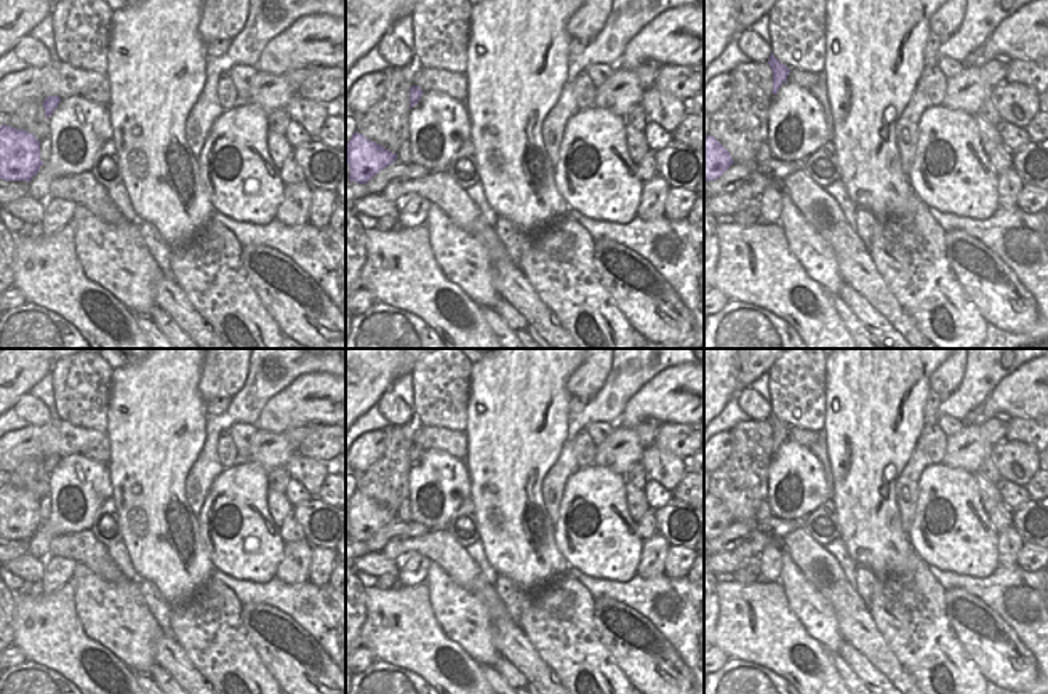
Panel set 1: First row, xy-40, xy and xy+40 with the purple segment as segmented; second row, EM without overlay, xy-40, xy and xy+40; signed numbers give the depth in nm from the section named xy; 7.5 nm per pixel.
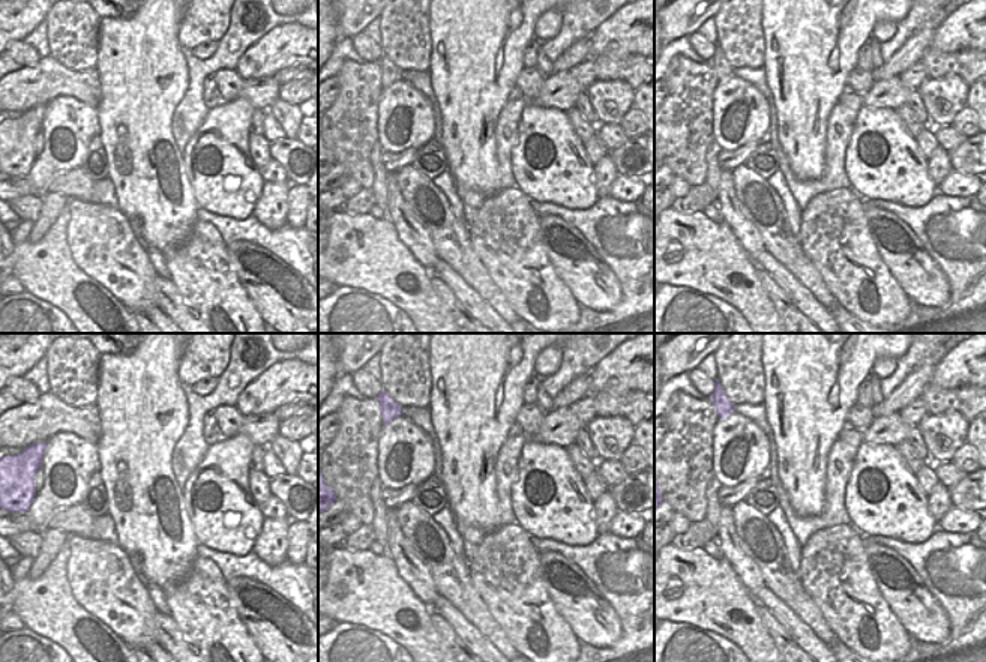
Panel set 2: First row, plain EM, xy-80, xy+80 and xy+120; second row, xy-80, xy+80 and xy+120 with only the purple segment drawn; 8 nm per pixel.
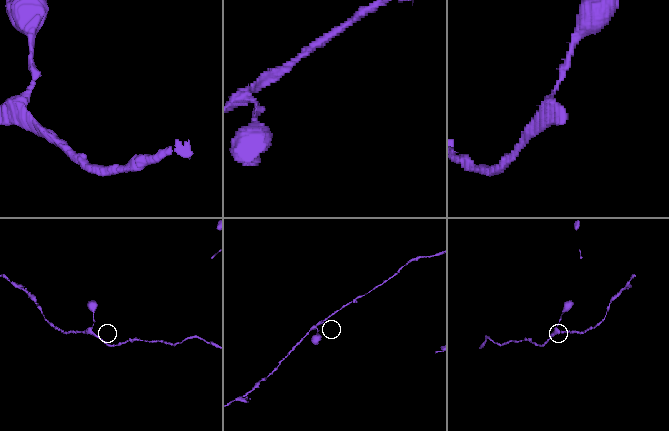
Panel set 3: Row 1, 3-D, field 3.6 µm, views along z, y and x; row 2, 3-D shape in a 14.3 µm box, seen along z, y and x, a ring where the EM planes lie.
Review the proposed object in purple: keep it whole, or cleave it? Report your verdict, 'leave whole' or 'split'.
leave whole

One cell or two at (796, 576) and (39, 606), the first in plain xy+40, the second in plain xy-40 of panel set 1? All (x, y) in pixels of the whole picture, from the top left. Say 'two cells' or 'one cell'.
two cells

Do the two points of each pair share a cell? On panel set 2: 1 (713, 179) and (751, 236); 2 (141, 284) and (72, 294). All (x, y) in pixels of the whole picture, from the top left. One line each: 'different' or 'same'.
1: different
2: different

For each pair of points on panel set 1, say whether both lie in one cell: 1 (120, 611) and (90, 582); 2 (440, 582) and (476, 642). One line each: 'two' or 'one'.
1: one
2: one

